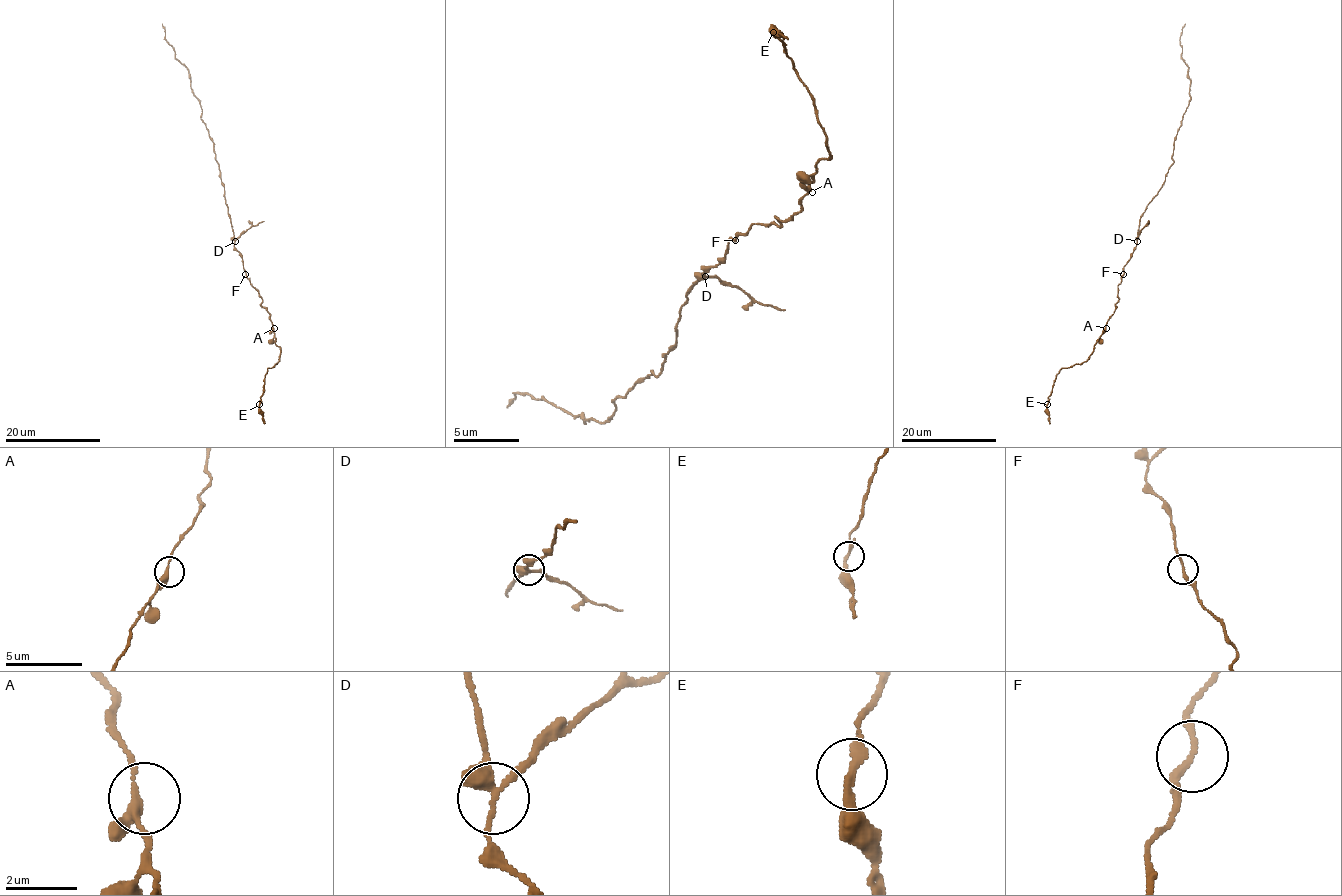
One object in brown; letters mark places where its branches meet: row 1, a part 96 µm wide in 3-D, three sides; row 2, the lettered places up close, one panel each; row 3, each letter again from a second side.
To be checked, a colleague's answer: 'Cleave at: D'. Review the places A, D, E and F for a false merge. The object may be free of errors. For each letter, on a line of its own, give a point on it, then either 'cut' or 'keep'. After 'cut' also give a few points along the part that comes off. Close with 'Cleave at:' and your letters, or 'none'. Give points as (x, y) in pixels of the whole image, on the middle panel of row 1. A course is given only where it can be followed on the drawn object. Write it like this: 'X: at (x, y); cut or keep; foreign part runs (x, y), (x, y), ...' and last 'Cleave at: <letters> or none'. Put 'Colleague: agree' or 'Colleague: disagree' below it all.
A: at (812, 192); keep
D: at (705, 276); cut; foreign part runs (704, 276), (717, 276), (747, 296), (786, 309)
E: at (773, 32); keep
F: at (735, 240); keep
Cleave at: D
Colleague: agree

